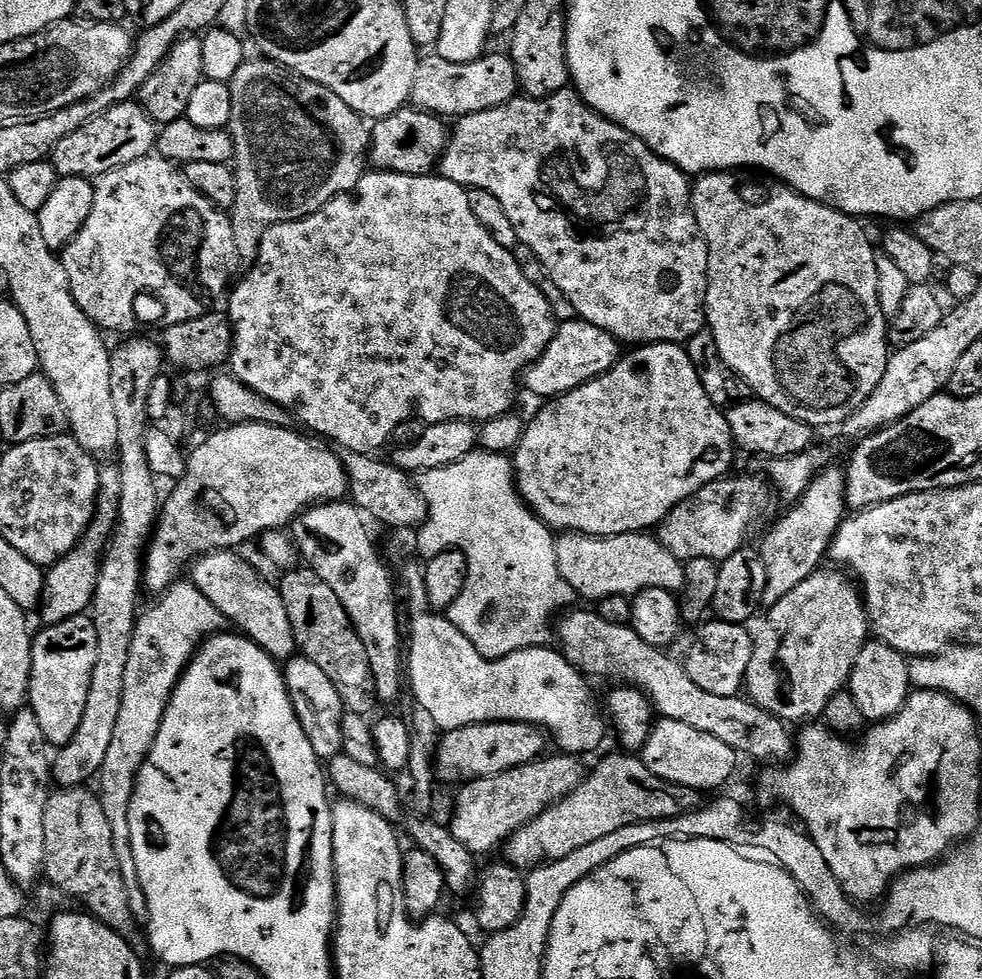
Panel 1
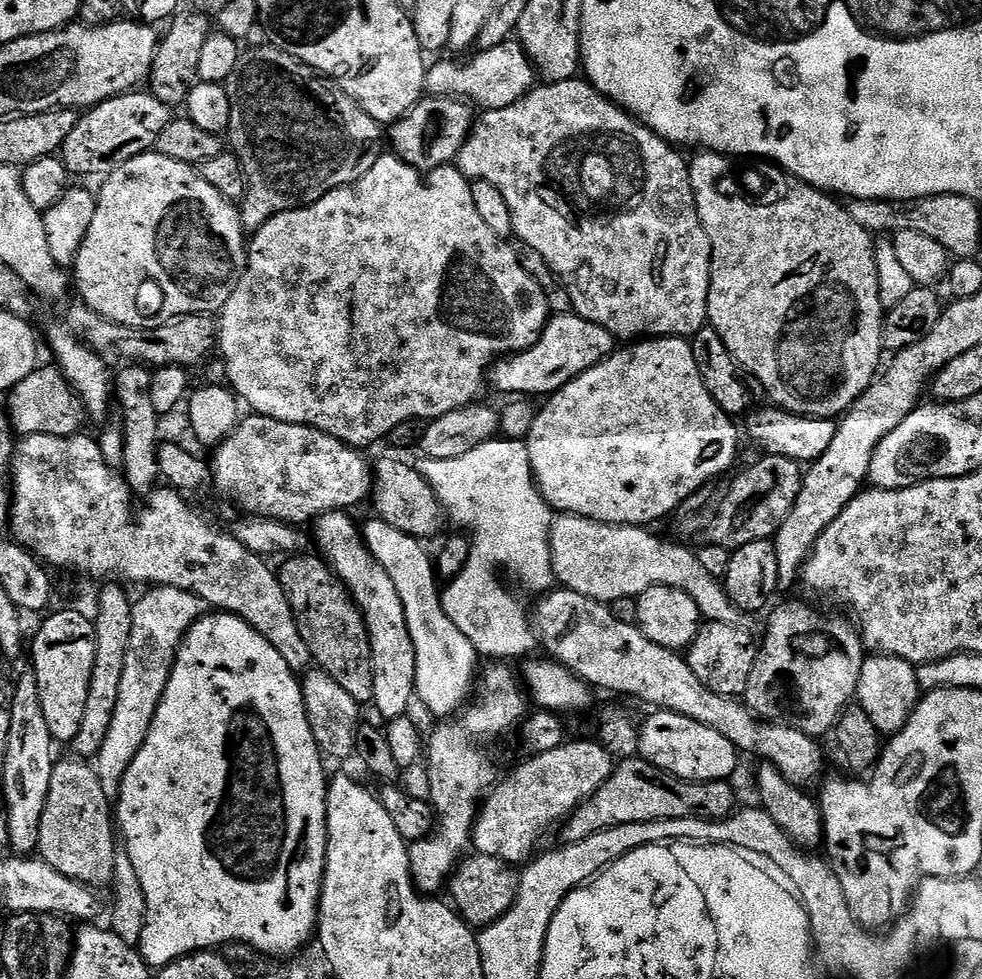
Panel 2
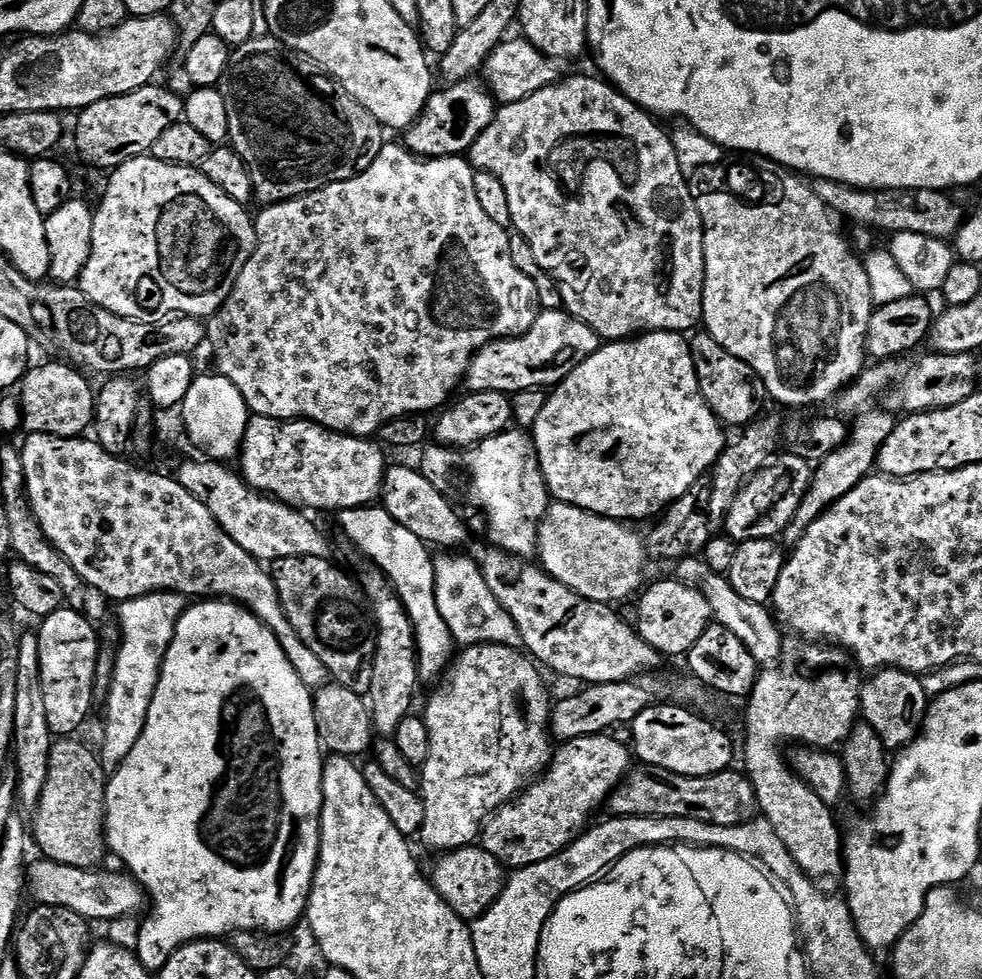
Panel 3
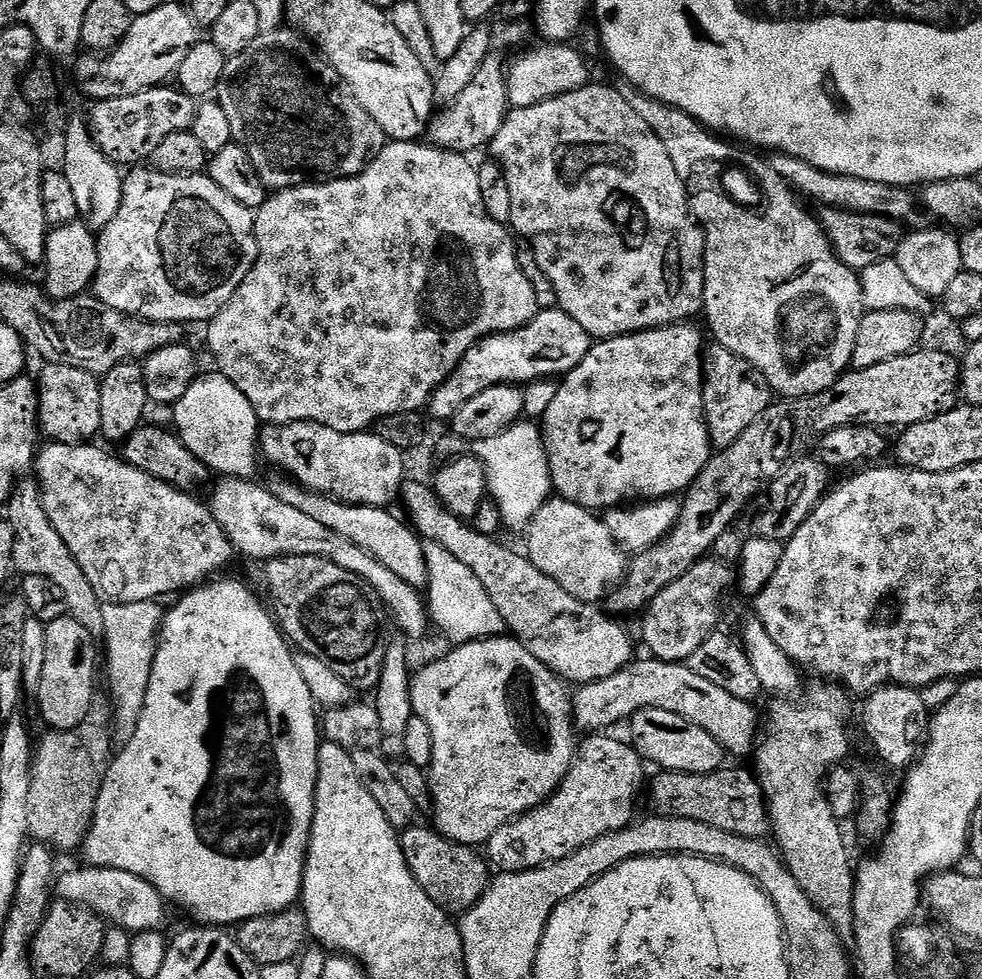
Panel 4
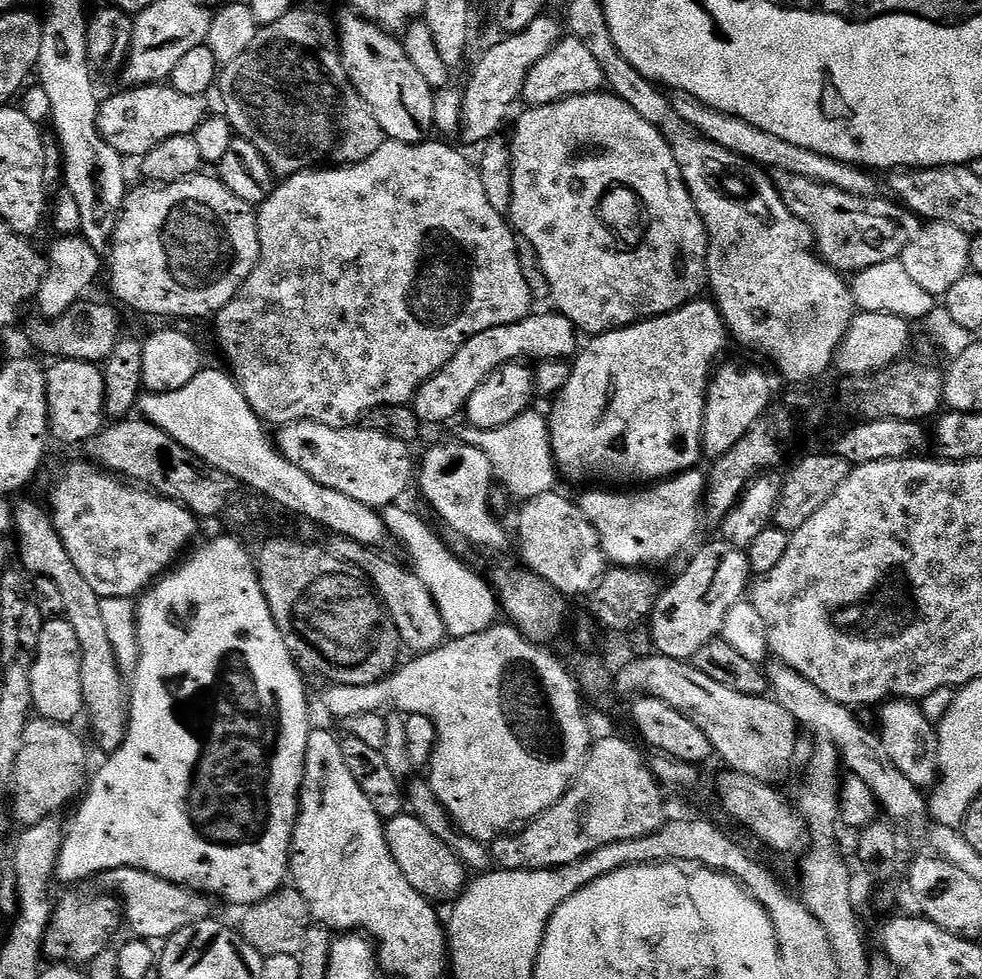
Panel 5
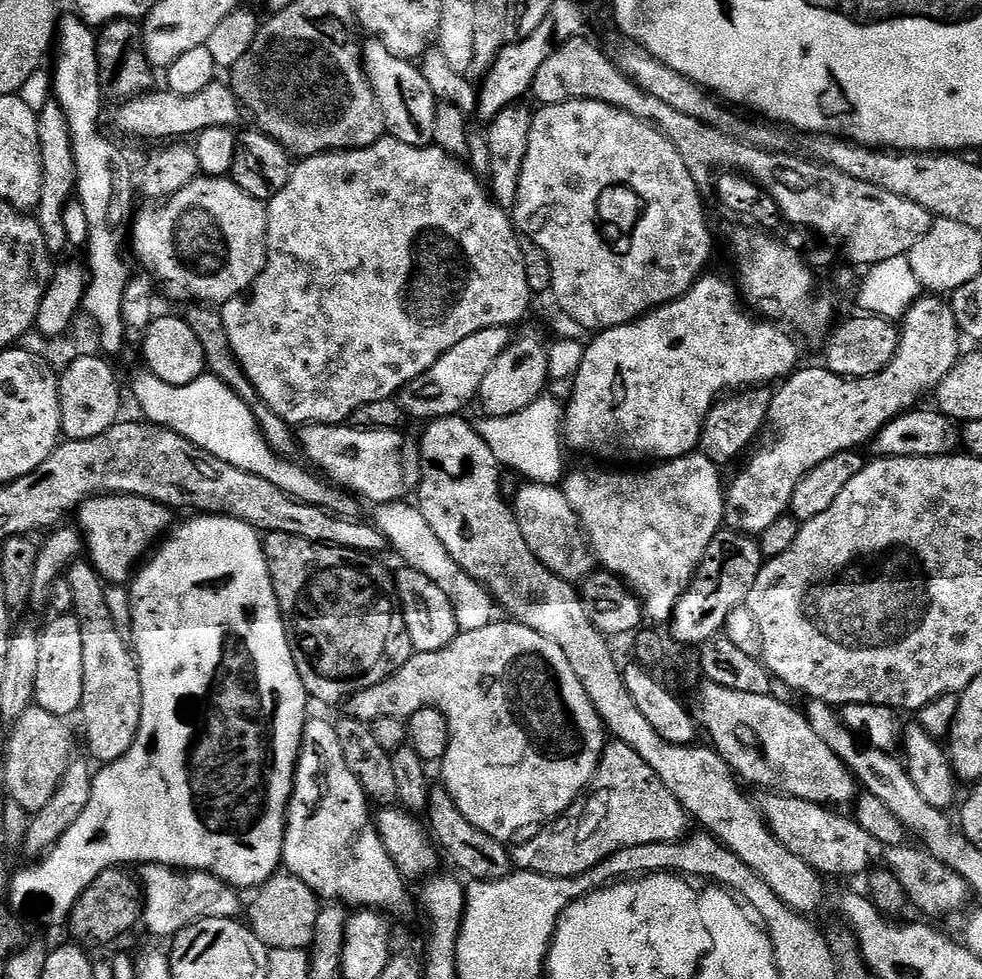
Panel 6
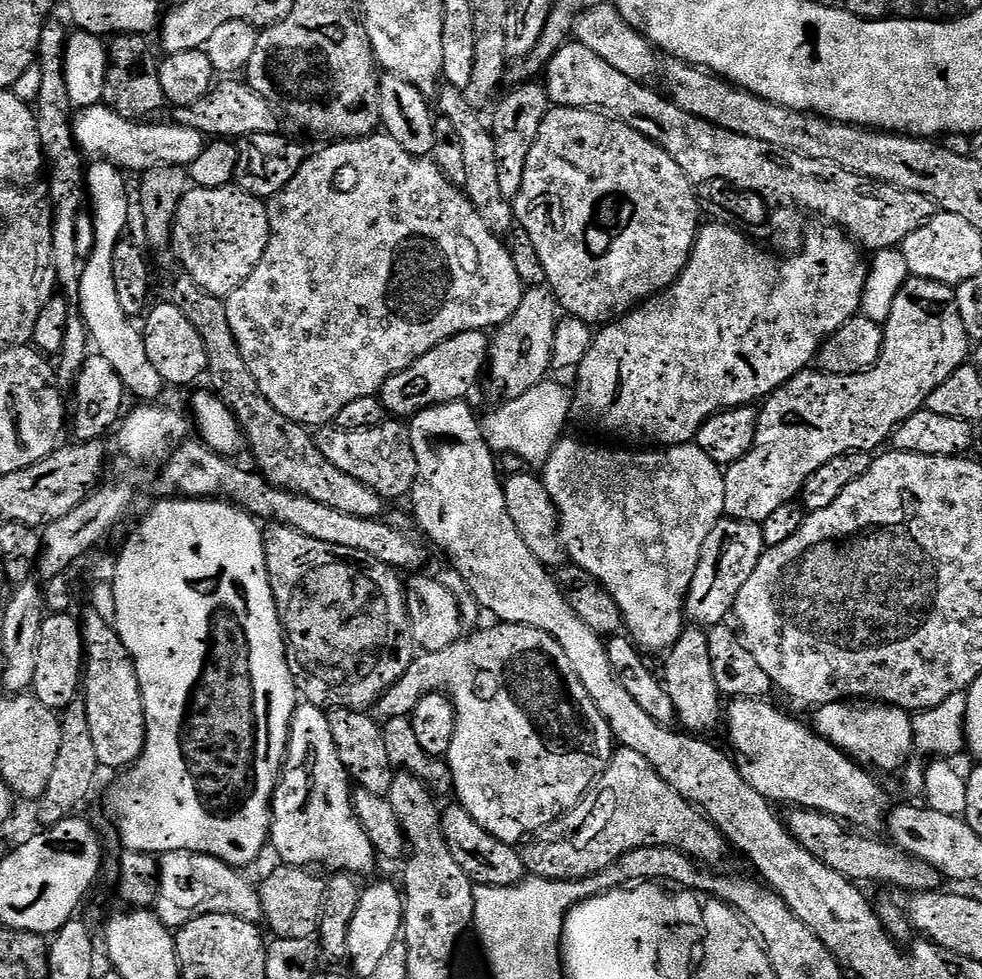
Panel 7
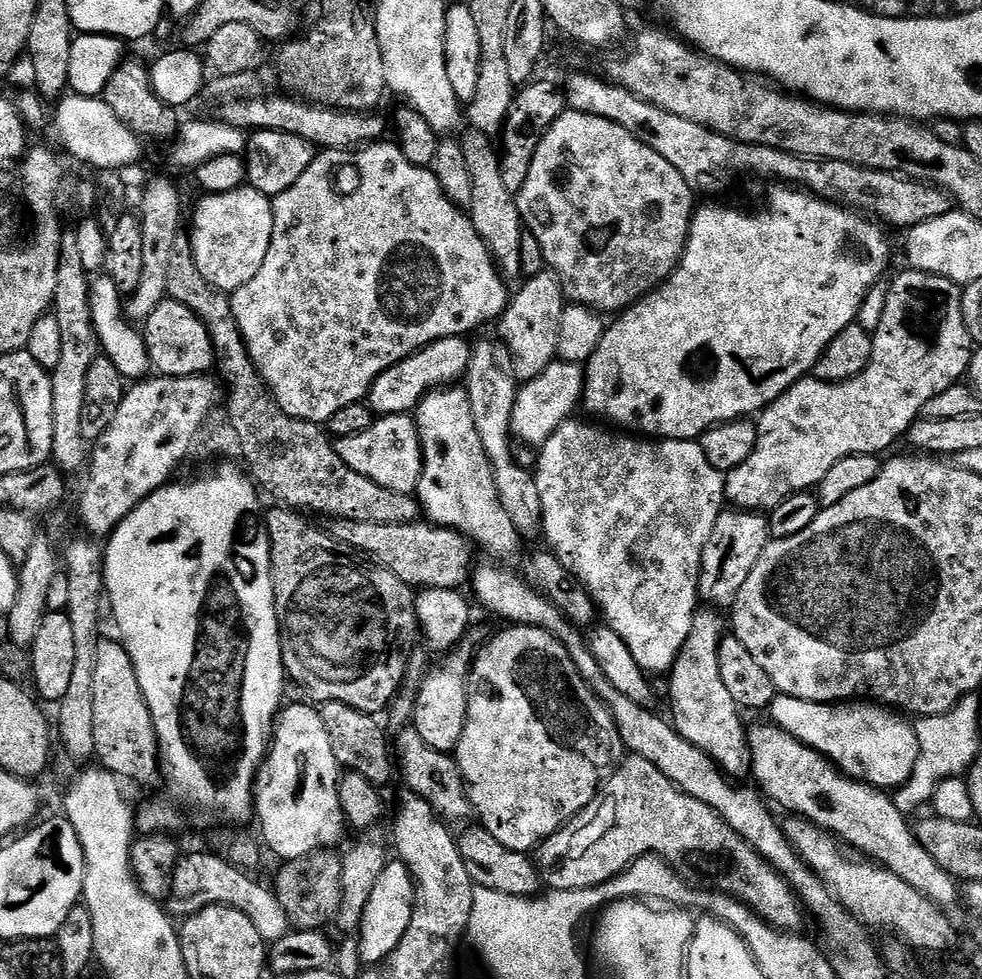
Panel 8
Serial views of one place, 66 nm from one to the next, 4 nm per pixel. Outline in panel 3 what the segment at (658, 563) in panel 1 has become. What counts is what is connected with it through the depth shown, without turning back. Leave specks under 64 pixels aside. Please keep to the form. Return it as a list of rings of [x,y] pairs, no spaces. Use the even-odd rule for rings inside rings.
[[[553,503],[548,513],[542,518],[538,530],[536,550],[539,567],[558,582],[562,582],[562,586],[574,590],[587,600],[602,602],[609,606],[631,601],[645,587],[644,564],[649,563],[649,558],[642,536],[631,532],[628,528],[631,527],[627,523],[587,512],[573,504]],[[703,559],[681,560],[675,565],[674,571],[676,571],[674,572],[675,579],[683,581],[692,588],[697,588],[704,595],[712,611],[712,620],[715,623],[726,626],[726,630],[730,630],[730,634],[742,638],[746,650],[750,650],[750,654],[754,654],[757,665],[779,665],[785,637],[780,636],[781,625],[768,604],[746,602],[746,598],[741,598],[734,591],[734,586],[730,586],[727,575],[710,570],[710,566],[704,563]]]

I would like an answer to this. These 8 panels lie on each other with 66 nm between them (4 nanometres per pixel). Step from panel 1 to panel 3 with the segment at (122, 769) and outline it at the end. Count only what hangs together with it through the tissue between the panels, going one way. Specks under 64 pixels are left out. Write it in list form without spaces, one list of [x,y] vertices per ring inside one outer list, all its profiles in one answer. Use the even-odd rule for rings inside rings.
[[[151,592],[133,600],[125,600],[119,605],[116,666],[112,684],[106,690],[108,709],[104,712],[104,741],[98,747],[105,773],[115,772],[116,767],[126,762],[126,754],[130,754],[138,738],[142,738],[146,714],[158,686],[162,662],[176,633],[178,618],[184,613],[185,607],[185,597],[176,592]]]

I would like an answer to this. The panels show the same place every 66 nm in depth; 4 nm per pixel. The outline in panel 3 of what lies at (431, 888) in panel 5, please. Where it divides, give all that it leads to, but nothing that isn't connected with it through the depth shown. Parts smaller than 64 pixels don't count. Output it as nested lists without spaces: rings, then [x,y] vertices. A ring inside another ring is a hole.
[[[482,846],[457,848],[454,852],[443,853],[440,860],[432,868],[430,883],[437,894],[458,914],[465,922],[477,920],[502,894],[506,883],[506,869],[494,854],[490,854]]]

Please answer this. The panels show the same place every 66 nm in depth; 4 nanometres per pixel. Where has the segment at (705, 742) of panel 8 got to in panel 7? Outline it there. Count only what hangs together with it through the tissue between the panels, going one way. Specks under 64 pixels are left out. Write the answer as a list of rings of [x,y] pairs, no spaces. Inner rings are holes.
[[[699,626],[685,627],[675,644],[667,649],[668,661],[662,671],[662,683],[674,702],[676,718],[681,729],[692,734],[712,734],[722,724],[722,697],[718,682],[714,682],[714,672],[710,670],[710,642],[705,629]]]

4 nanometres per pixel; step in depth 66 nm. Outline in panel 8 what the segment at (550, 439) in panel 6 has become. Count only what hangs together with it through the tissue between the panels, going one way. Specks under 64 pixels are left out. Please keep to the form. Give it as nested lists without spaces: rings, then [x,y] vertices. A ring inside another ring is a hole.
[[[557,359],[538,378],[527,381],[517,391],[512,415],[512,435],[525,445],[543,446],[582,404],[585,369]]]

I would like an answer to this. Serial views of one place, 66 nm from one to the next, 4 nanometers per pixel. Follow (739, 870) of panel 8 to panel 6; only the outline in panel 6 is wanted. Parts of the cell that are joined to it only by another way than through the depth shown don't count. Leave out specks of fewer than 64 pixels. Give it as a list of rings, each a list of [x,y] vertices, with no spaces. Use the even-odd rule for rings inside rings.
[[[612,742],[604,749],[585,796],[557,820],[529,835],[525,844],[513,847],[510,855],[513,865],[521,872],[570,878],[598,866],[598,862],[610,858],[619,848],[682,840],[689,831],[688,824],[688,813],[678,798],[662,786],[658,774],[630,746]]]

